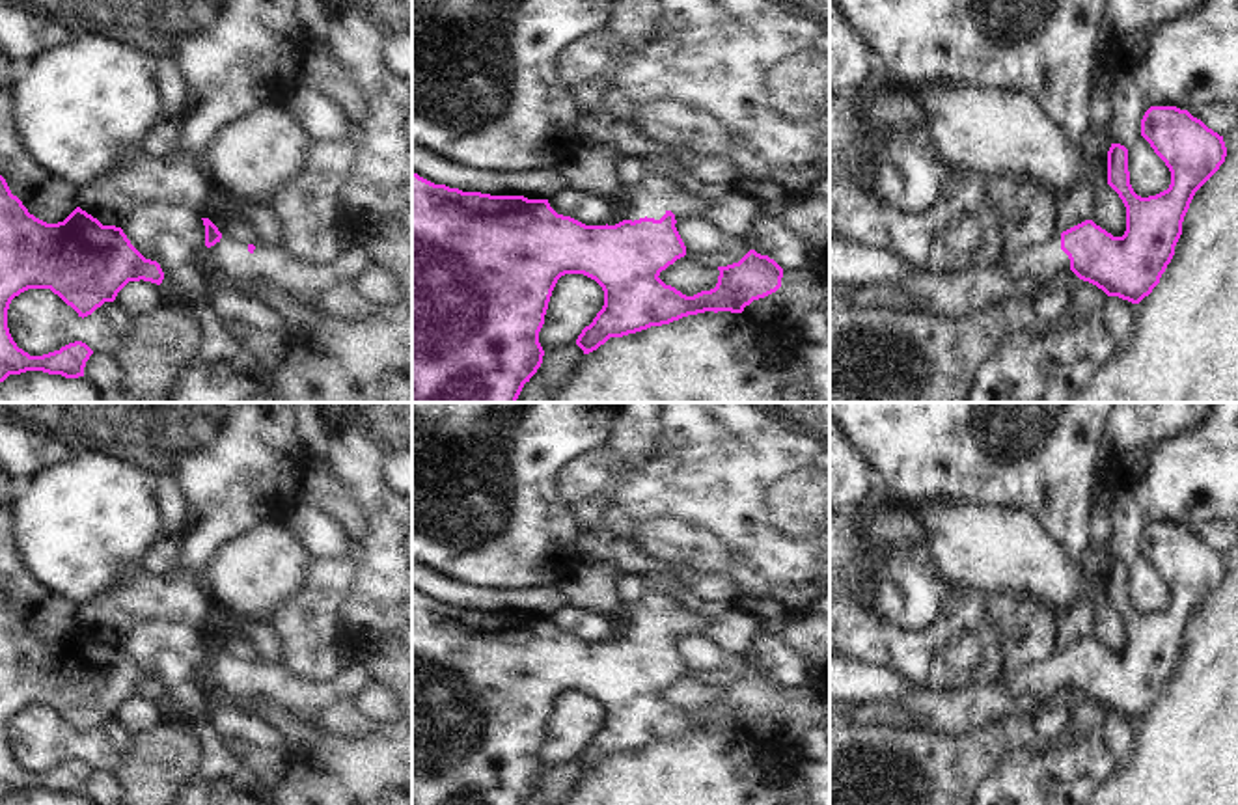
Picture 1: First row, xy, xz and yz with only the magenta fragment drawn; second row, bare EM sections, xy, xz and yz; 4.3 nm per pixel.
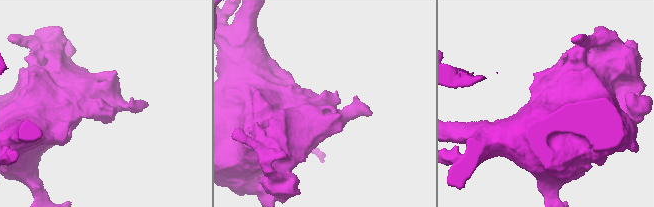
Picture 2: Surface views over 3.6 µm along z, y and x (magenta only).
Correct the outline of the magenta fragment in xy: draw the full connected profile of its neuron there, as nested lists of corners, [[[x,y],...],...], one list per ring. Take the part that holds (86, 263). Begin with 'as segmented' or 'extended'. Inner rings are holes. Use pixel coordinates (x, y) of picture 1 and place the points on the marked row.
as segmented; [[[0,175],[0,382],[26,371],[78,378],[84,376],[86,362],[93,354],[82,341],[43,356],[30,356],[19,348],[7,328],[7,309],[15,296],[28,289],[50,289],[84,319],[104,302],[114,302],[129,281],[140,280],[160,285],[164,272],[157,261],[145,259],[131,244],[121,227],[103,225],[80,207],[63,222],[47,224],[28,212]]]

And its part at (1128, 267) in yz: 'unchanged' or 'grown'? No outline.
grown

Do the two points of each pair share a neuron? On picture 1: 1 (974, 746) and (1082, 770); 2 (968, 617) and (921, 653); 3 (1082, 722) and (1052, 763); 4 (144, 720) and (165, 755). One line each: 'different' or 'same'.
1: different
2: same
3: same
4: different

